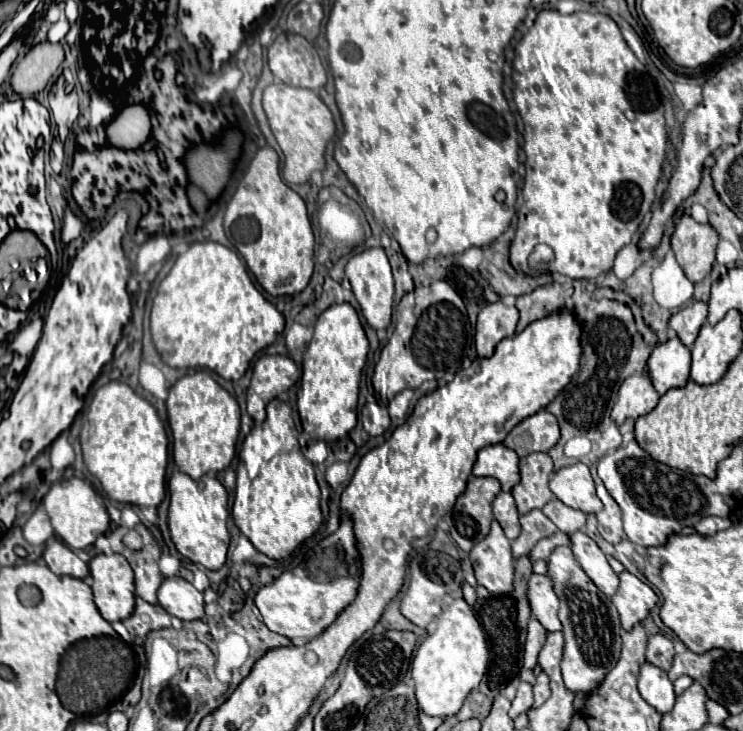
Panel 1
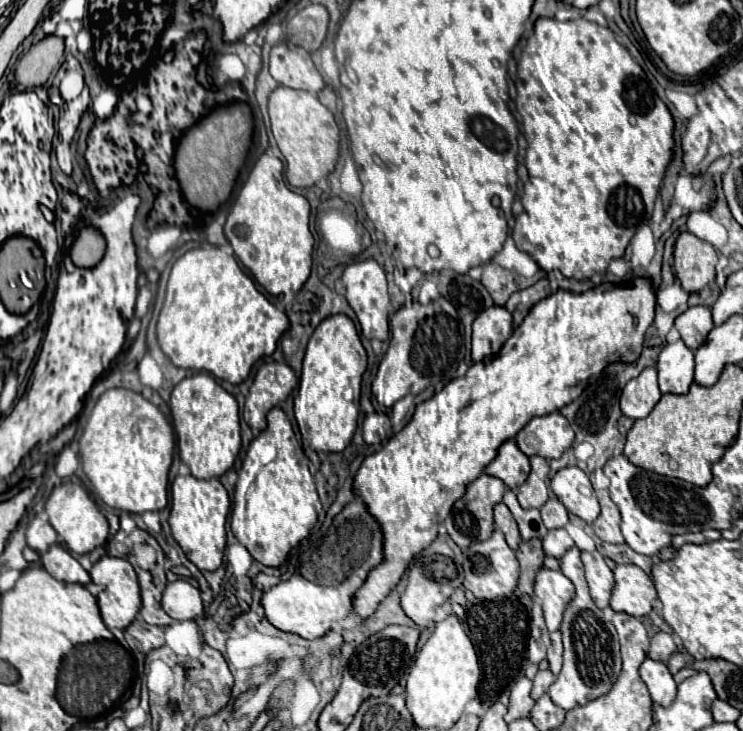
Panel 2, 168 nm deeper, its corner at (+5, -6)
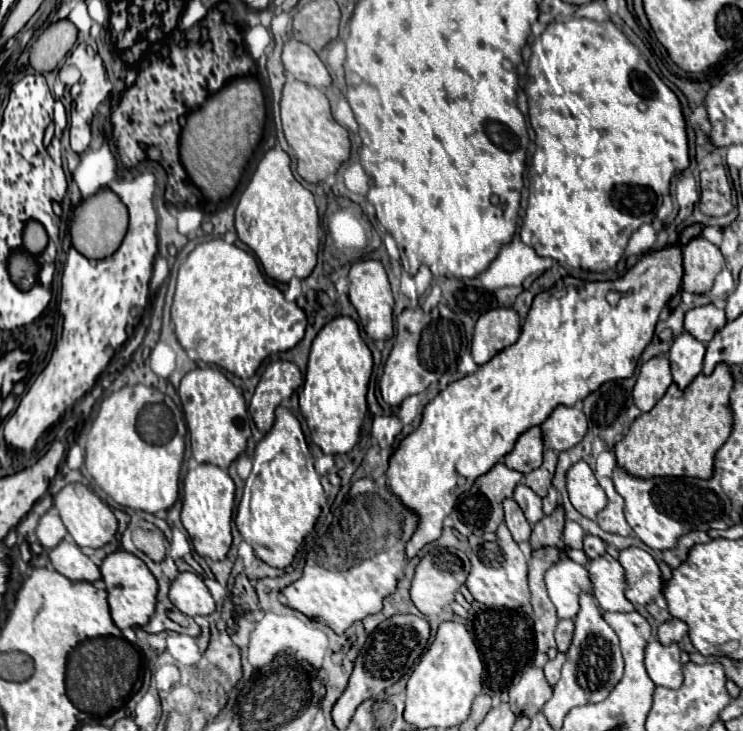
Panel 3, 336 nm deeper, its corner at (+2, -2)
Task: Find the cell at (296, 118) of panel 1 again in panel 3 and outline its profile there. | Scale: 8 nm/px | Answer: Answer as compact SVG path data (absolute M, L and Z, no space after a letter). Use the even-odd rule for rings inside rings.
M289 78L281 94L281 122L283 122L287 144L293 148L297 156L297 174L305 182L317 184L327 180L327 176L331 172L335 174L341 162L349 158L349 150L351 150L349 134L343 126L339 126L333 120L329 100L323 94L323 90Z

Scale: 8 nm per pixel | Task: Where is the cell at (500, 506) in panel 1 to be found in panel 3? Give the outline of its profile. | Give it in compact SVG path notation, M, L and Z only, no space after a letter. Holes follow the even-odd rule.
M505 500L505 502L503 502L503 510L505 510L505 524L507 524L513 540L515 540L517 544L529 540L529 536L531 536L531 526L529 526L529 522L525 520L525 516L523 516L521 508L517 506L517 502L515 502L515 500Z

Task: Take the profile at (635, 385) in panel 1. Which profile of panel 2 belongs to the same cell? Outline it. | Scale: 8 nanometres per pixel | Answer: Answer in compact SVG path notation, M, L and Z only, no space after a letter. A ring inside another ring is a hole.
M654 366L644 368L640 376L630 380L622 392L622 398L620 398L622 414L632 420L646 418L652 412L652 408L658 404L660 396L662 392L658 388L656 368Z

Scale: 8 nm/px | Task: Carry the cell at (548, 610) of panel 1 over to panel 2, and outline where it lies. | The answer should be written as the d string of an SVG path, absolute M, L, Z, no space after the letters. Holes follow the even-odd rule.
M542 568L536 576L534 592L540 598L540 604L544 608L548 630L550 632L558 630L562 624L562 614L568 602L574 598L574 584L560 570Z

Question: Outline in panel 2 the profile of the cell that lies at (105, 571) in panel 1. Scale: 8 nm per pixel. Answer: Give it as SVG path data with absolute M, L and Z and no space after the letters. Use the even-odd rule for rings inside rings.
M102 556L102 558L94 564L90 576L92 576L92 582L94 582L94 584L100 584L100 586L102 586L102 592L98 592L96 598L98 598L100 614L102 614L102 620L106 622L106 626L108 626L110 630L114 630L114 628L118 628L118 630L128 628L128 626L136 620L136 616L138 616L138 612L140 612L140 608L142 608L140 584L138 584L138 576L136 576L132 564L130 564L128 560L124 560L124 558Z

